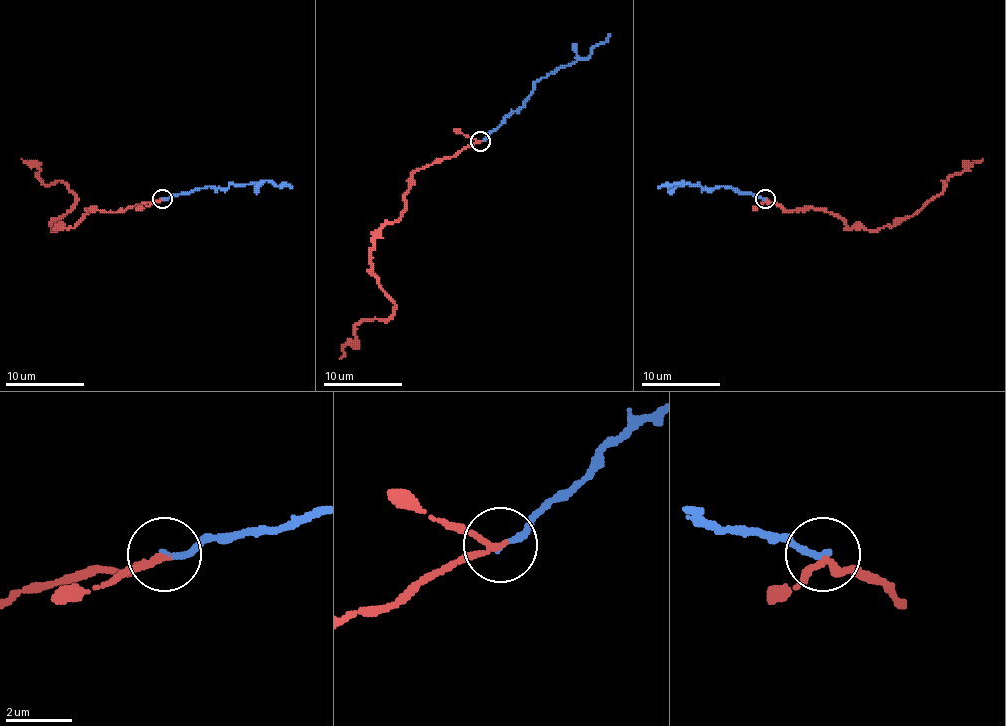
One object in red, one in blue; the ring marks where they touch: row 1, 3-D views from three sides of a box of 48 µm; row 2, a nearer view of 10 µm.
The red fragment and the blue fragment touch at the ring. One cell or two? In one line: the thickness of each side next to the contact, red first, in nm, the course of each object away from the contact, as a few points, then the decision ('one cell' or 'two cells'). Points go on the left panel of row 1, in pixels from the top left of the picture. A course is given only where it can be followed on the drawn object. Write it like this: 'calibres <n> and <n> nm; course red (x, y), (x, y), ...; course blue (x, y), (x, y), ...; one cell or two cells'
calibres 180 and 180 nm; course red (161, 198), (116, 212), (88, 208), (69, 228), (55, 230), (76, 198), (59, 180), (45, 184), (21, 158); course blue (161, 198), (205, 186), (215, 188), (268, 180), (292, 188); one cell

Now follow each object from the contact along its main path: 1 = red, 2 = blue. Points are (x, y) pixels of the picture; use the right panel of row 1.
1: (765, 198), (786, 212), (818, 208), (836, 214), (848, 228), (895, 226), (935, 198), (943, 180), (982, 158)
2: (765, 198), (729, 186), (709, 188), (682, 180), (658, 188)

